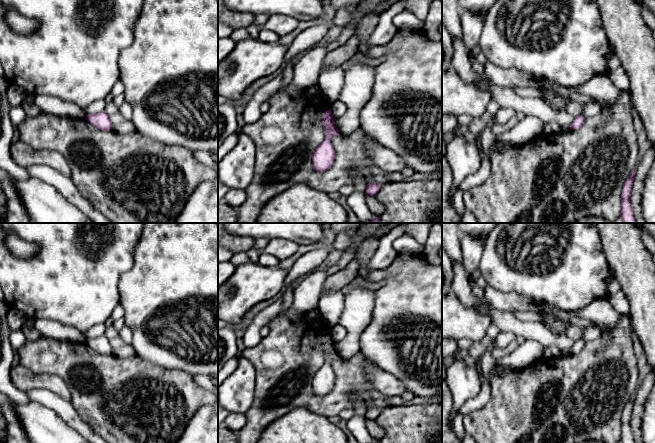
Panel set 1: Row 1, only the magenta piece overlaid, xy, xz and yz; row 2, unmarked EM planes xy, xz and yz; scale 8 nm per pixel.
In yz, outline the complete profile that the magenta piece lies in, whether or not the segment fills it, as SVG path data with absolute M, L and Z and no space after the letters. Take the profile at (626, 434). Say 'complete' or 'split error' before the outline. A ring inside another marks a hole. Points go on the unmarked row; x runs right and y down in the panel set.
complete; M633 394L633 396L626 403L623 409L621 417L621 437L620 437L620 441L622 443L635 443L630 425L635 399L636 399L636 394Z

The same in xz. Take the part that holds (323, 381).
complete; M331 333L325 335L321 346L325 354L325 363L313 376L312 387L316 395L323 397L329 394L334 387L335 375L331 368L331 362L339 359L339 354L335 350L335 341L332 340Z

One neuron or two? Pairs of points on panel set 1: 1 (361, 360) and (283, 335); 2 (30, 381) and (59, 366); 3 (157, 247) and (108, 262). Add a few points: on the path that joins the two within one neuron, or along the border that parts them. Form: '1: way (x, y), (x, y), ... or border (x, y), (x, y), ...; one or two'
1: way (339, 389), (315, 400), (297, 382), (297, 364); one
2: border (22, 365), (35, 373), (55, 374), (65, 385); two
3: border (142, 233), (134, 249), (133, 265), (121, 274); two

